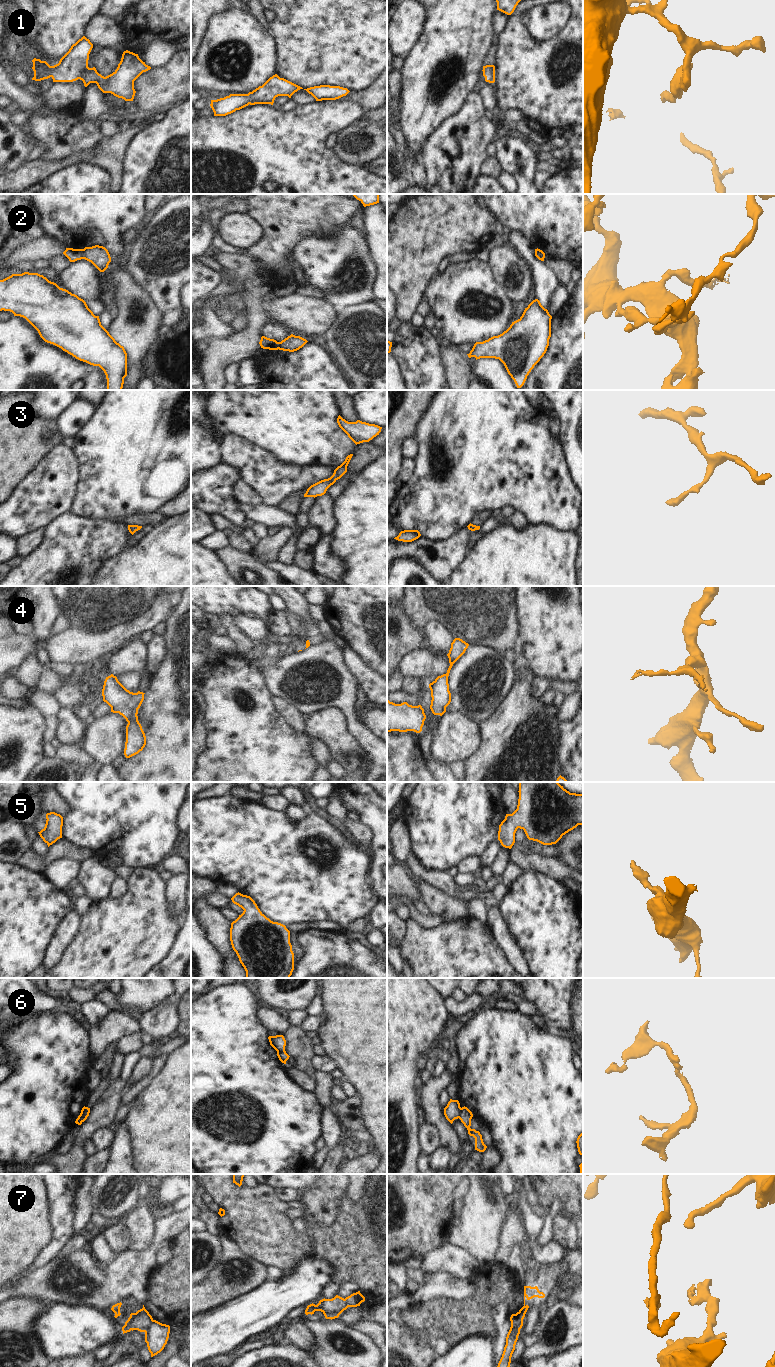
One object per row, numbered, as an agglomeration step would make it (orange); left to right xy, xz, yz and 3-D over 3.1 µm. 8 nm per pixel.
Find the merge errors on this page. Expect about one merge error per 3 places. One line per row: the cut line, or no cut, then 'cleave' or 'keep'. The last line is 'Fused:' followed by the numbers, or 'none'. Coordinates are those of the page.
1: cut none; keep
2: cut xy (82, 249), (83, 258); cleave
3: cut none; keep
4: cut none; keep
5: cut none; keep
6: cut yz (462, 1108), (458, 1117); cleave
7: cut xy (152, 1319), (144, 1331); cleave
Fused: 2, 6, 7

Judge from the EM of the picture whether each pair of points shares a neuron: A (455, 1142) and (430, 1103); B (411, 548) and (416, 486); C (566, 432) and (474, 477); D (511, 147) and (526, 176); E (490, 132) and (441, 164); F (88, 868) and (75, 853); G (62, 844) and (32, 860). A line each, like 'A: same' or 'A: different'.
A: same
B: different
C: different
D: same
E: same
F: different
G: same

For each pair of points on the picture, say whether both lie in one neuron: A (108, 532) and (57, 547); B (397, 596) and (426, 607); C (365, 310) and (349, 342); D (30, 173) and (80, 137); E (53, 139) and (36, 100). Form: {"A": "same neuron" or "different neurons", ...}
{"A": "same neuron", "B": "different neurons", "C": "same neuron", "D": "different neurons", "E": "same neuron"}

